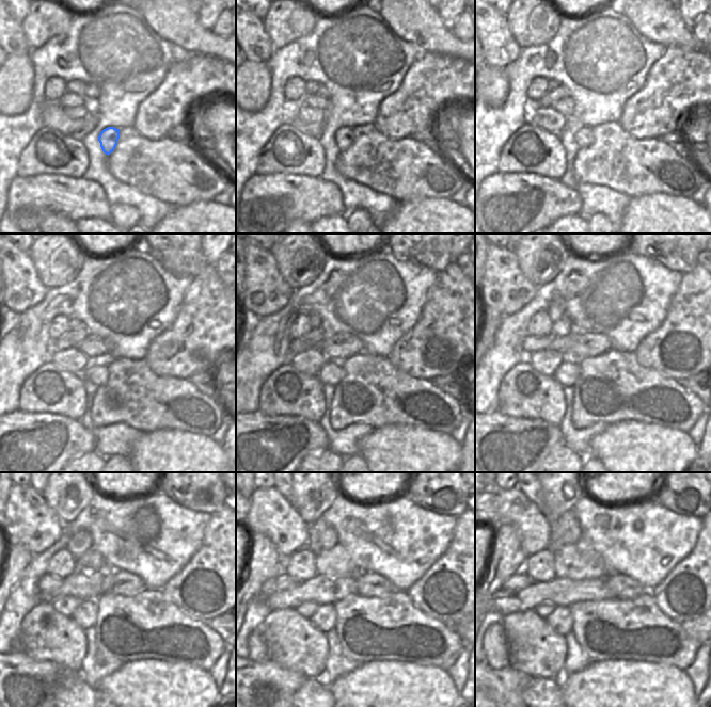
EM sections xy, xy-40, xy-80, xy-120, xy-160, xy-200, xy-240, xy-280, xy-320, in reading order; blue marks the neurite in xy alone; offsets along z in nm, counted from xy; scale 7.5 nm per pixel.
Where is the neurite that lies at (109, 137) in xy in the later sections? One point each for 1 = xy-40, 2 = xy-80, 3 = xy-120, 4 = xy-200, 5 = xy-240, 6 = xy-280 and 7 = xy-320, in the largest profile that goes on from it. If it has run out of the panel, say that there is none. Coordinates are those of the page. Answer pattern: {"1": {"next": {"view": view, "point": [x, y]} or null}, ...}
{"1": {"next": {"view": "xy-40", "point": [344, 138]}}, "2": {"next": {"view": "xy-80", "point": [583, 138]}}, "3": {"next": {"view": "xy-120", "point": [96, 372]}}, "4": {"next": {"view": "xy-200", "point": [567, 373]}}, "5": {"next": {"view": "xy-240", "point": [85, 614]}}, "6": {"next": {"view": "xy-280", "point": [324, 619]}}, "7": {"next": {"view": "xy-320", "point": [561, 620]}}}

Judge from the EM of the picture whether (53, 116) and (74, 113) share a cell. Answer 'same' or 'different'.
different

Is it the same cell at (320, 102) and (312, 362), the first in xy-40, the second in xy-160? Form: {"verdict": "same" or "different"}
{"verdict": "different"}

